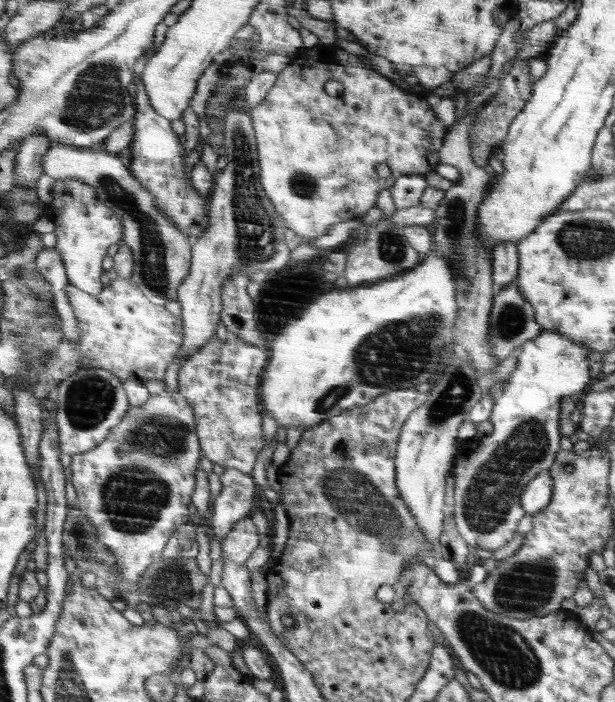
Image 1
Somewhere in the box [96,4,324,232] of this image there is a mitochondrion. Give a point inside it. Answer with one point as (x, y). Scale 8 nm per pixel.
(303, 185)

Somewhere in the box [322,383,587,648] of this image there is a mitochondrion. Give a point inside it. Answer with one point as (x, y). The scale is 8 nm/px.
(490, 496)

